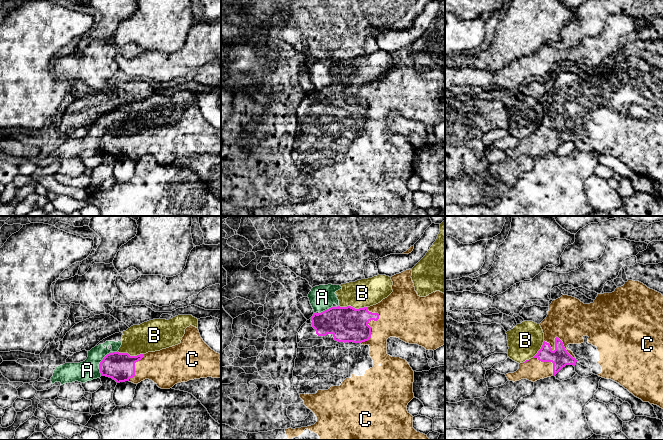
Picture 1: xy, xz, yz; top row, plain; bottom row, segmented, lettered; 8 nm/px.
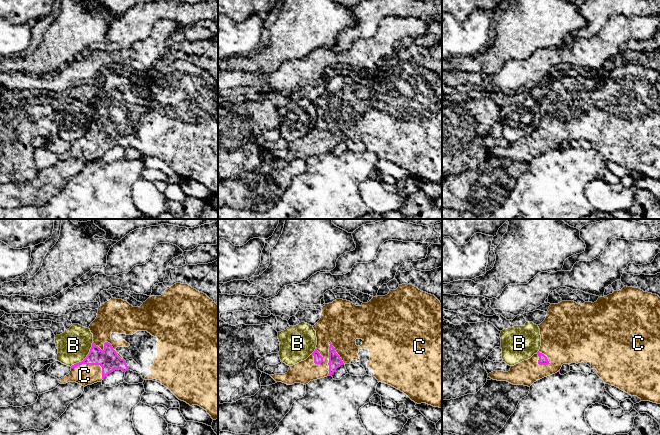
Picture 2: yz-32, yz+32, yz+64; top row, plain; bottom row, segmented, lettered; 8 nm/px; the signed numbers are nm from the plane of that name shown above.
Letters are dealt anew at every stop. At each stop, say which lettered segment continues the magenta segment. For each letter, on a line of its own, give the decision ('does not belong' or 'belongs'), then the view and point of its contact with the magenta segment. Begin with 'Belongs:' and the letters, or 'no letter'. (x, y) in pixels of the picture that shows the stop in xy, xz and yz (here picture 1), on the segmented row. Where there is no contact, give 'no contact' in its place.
Belongs: C
A: does not belong; contact xy (99, 364)
B: does not belong; contact xz (352, 307)
C: belongs; contact xz (370, 320)

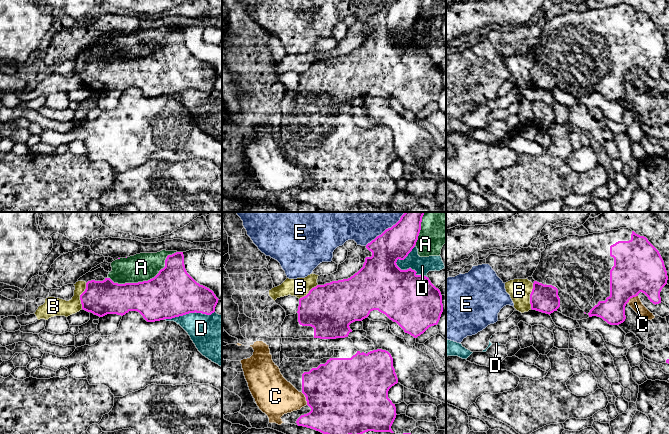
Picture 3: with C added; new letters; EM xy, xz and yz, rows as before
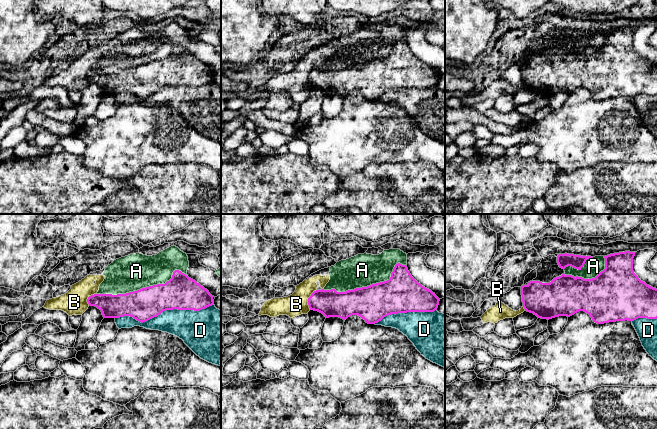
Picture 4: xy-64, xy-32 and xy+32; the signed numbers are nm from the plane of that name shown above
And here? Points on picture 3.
Belongs: no letter
A: does not belong; contact xy (145, 281)
B: does not belong; contact xy (80, 296)
C: does not belong; contact xz (306, 398)
D: does not belong; contact xz (410, 268)
E: does not belong; contact xz (386, 229)

